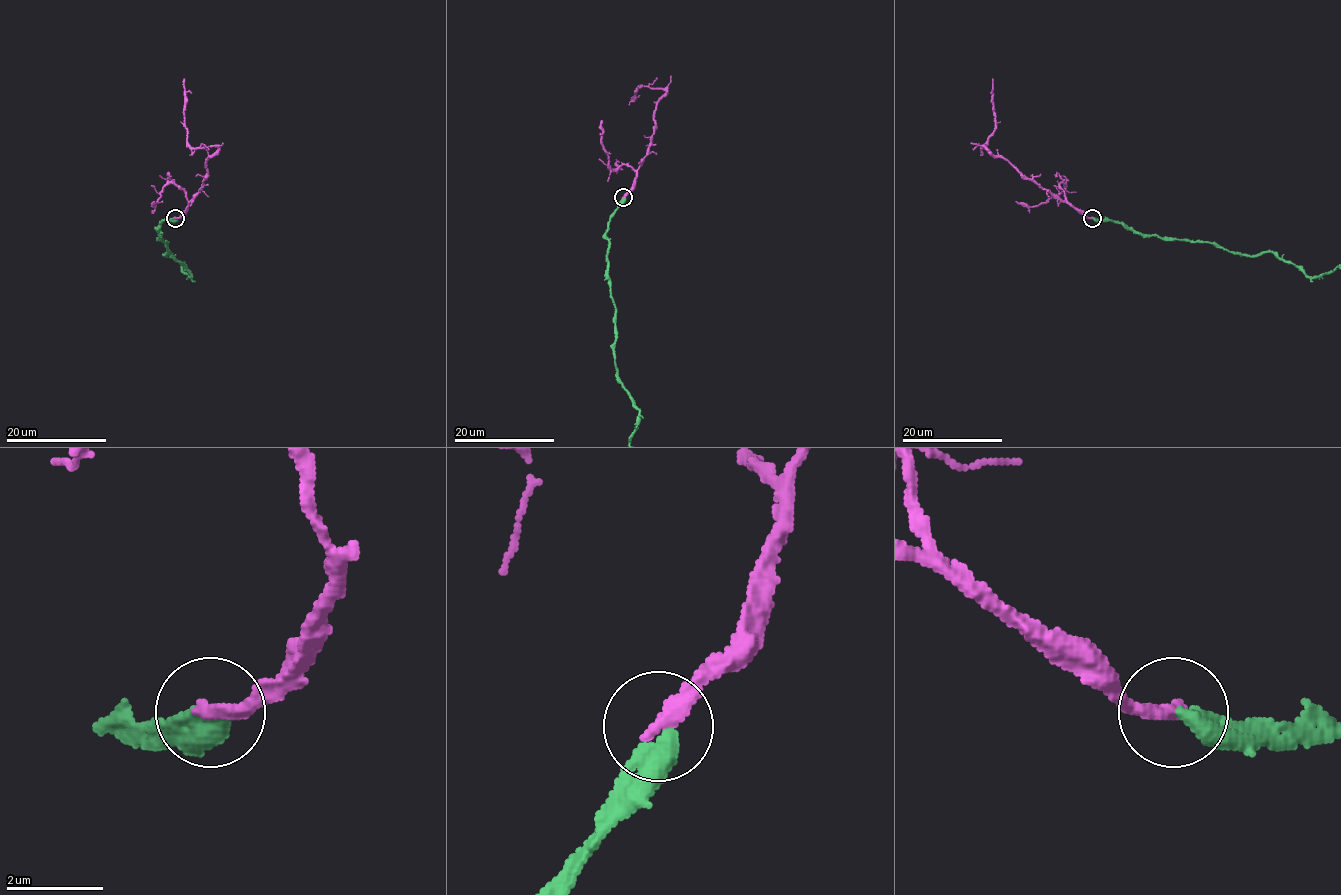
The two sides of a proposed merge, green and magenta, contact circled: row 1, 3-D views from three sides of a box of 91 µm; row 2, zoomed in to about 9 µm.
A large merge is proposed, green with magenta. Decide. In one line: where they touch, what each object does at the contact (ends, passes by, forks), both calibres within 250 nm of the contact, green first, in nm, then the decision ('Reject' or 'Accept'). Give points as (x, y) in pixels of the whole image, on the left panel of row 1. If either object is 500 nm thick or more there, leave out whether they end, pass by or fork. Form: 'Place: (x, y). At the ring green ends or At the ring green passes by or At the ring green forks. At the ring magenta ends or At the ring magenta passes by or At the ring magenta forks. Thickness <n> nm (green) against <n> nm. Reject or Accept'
Place: (175, 218). At the ring green ends. At the ring magenta ends. Thickness 420 nm (green) against 320 nm. Accept

